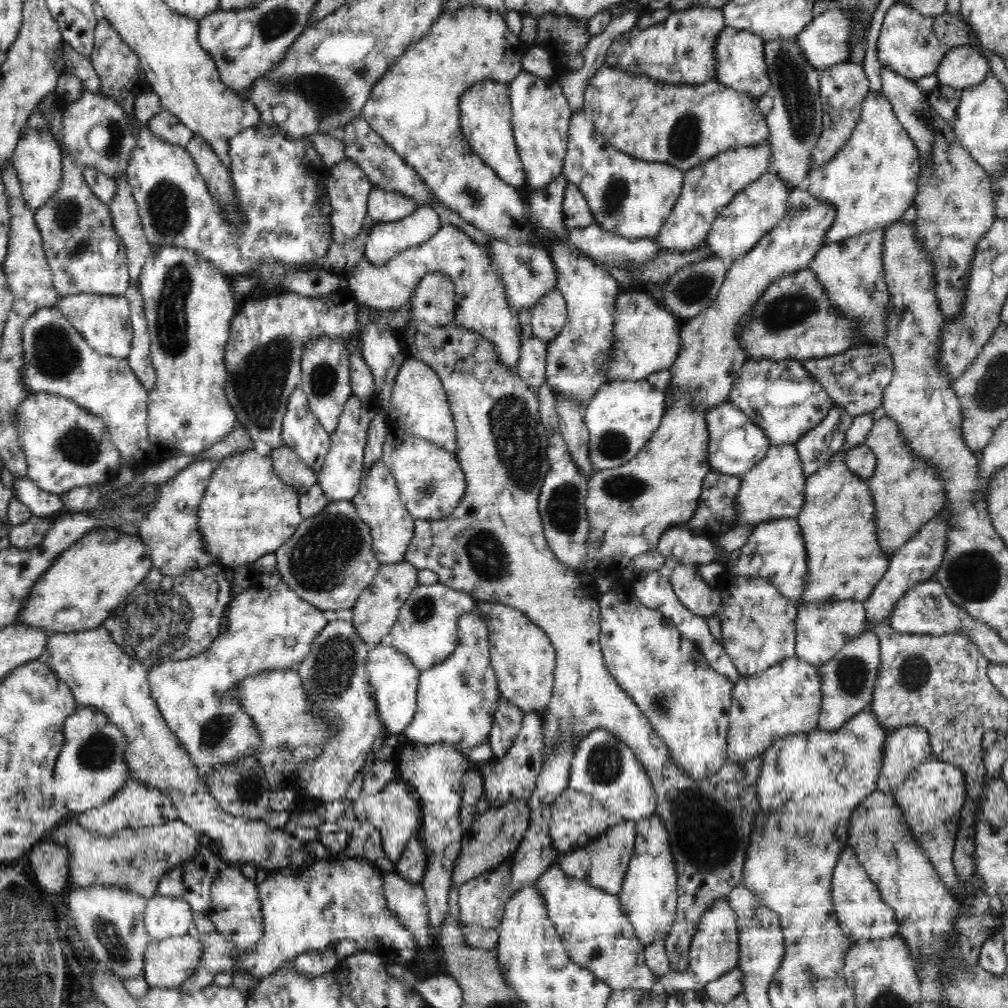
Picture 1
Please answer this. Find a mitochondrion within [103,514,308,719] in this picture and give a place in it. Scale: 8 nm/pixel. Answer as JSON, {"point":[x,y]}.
{"point":[157,623]}

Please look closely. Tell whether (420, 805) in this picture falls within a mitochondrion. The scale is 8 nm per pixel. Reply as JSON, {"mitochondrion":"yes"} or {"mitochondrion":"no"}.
{"mitochondrion":"no"}

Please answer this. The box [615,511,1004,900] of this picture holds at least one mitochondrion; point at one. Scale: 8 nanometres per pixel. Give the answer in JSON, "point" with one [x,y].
{"point":[974,575]}

